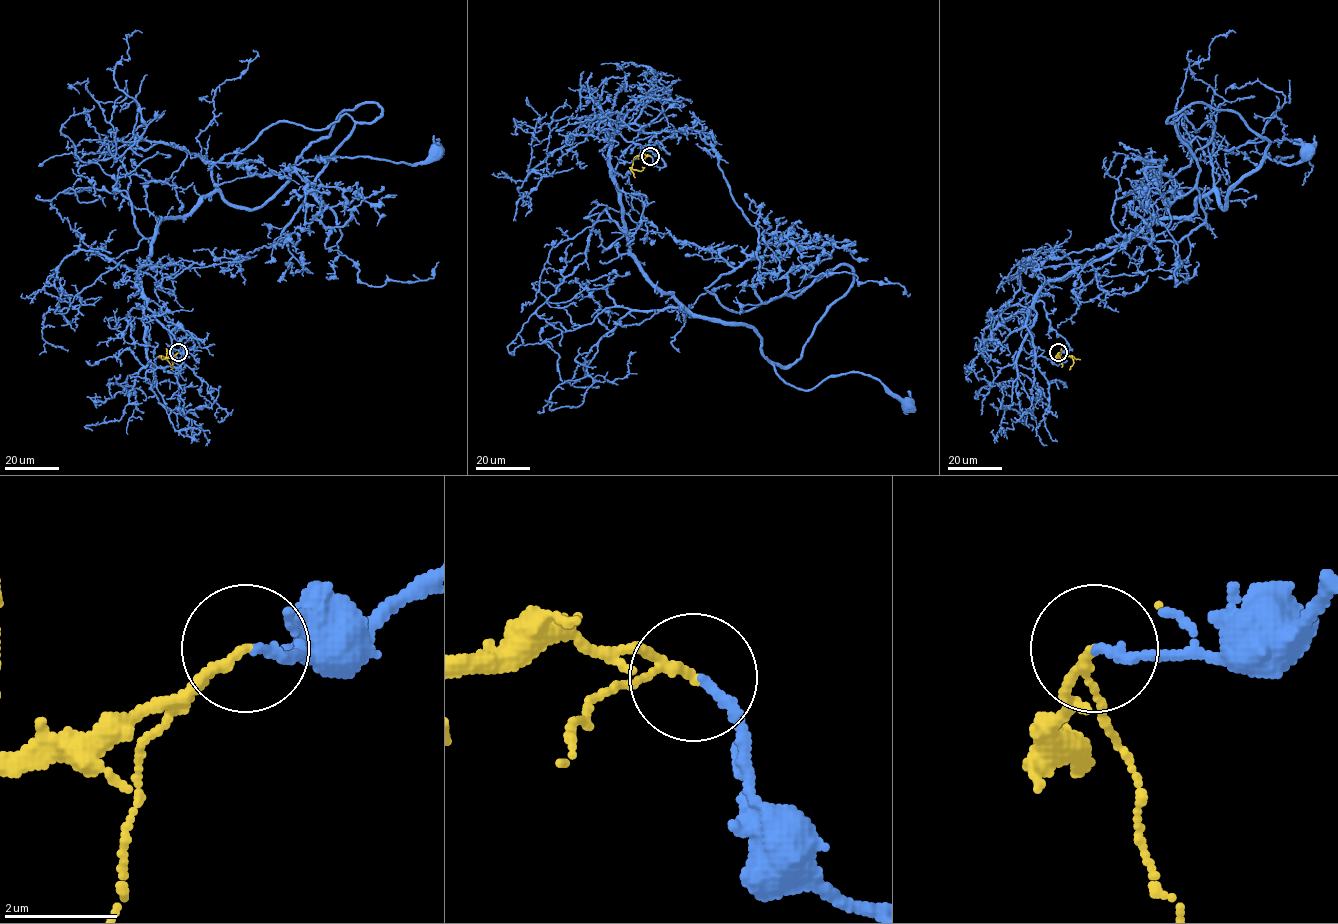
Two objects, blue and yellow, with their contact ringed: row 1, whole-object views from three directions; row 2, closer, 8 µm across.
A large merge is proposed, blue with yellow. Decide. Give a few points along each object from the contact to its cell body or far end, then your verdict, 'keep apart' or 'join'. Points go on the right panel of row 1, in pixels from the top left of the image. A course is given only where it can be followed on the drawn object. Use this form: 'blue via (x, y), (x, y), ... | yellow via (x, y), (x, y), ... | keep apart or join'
blue via (1059, 352), (1042, 287), (1210, 192), (1224, 209), (1265, 158), (1307, 151) | yellow via (1059, 352), (1059, 358), (1072, 356), (1073, 362), (1069, 369) | join

